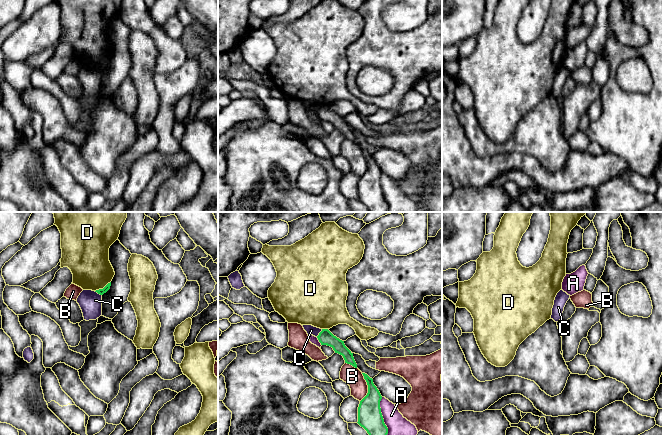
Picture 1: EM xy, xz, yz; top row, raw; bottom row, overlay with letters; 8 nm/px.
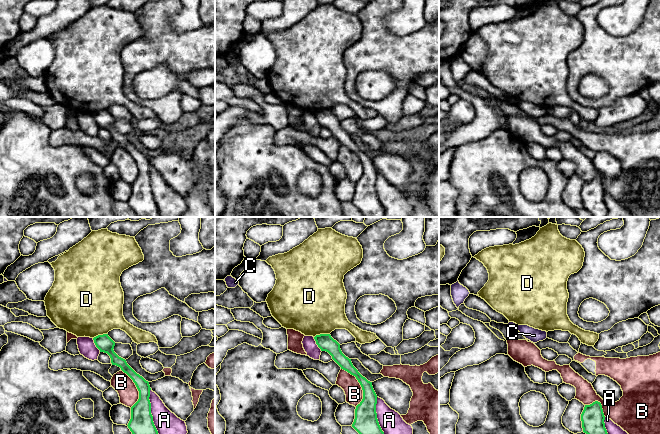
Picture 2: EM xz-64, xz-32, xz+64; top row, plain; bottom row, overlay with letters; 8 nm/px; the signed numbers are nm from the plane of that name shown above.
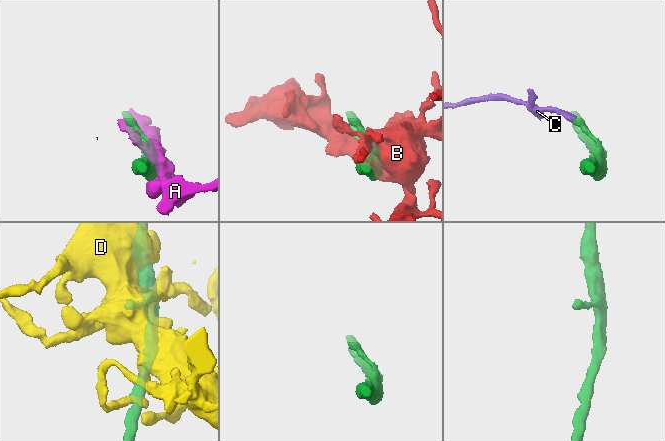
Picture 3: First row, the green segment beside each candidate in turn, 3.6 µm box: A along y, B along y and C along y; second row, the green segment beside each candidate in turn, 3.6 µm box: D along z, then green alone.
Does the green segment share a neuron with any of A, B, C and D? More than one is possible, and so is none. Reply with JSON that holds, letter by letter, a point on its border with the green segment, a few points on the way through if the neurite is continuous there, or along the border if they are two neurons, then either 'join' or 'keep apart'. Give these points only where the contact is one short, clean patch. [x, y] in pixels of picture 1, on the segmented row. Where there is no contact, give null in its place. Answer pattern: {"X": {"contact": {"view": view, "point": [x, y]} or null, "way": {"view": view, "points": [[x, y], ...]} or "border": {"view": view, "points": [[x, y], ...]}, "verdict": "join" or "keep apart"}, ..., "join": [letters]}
{"A": {"contact": {"view": "xz", "point": [382, 416]}, "verdict": "keep apart"}, "B": {"contact": {"view": "xz", "point": [368, 387]}, "verdict": "keep apart"}, "C": {"contact": {"view": "xz", "point": [319, 333]}, "border": {"view": "xz", "points": [[322, 329], [316, 336]]}, "verdict": "keep apart"}, "D": {"contact": {"view": "xy", "point": [103, 288]}, "border": {"view": "xy", "points": [[110, 281], [95, 291]]}, "verdict": "keep apart"}, "join": []}

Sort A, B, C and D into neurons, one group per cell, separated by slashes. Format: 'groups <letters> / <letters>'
groups A / B / C / D

